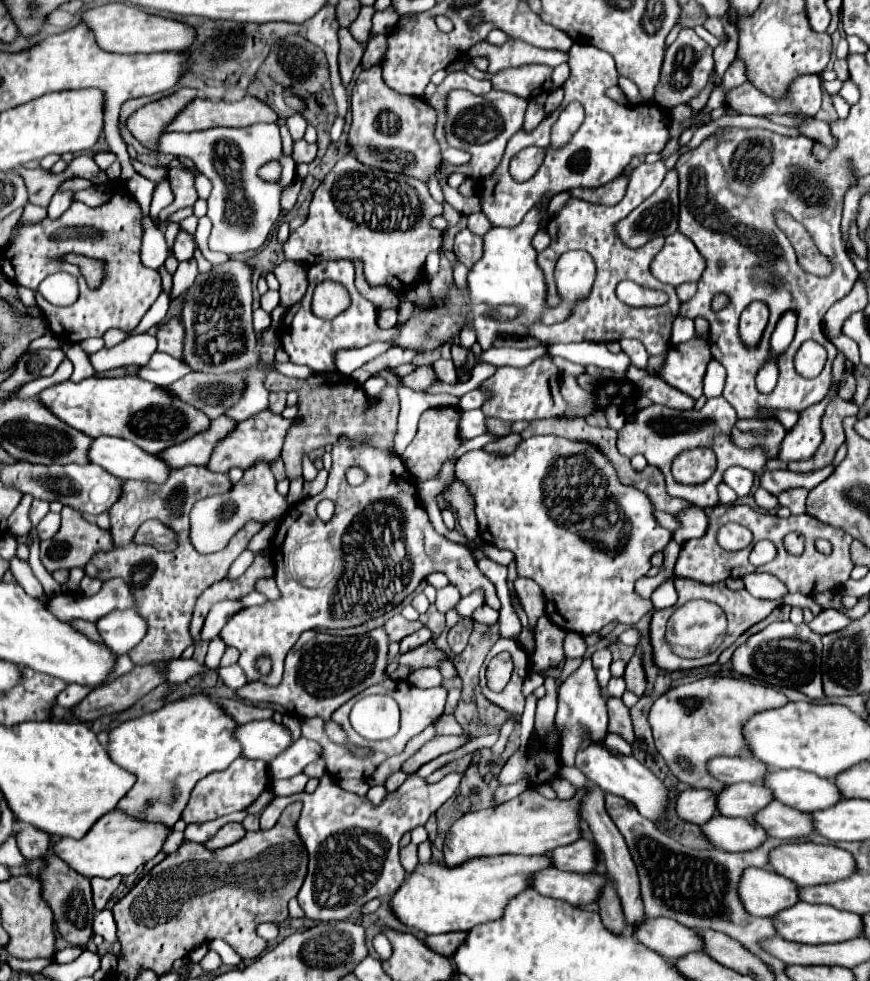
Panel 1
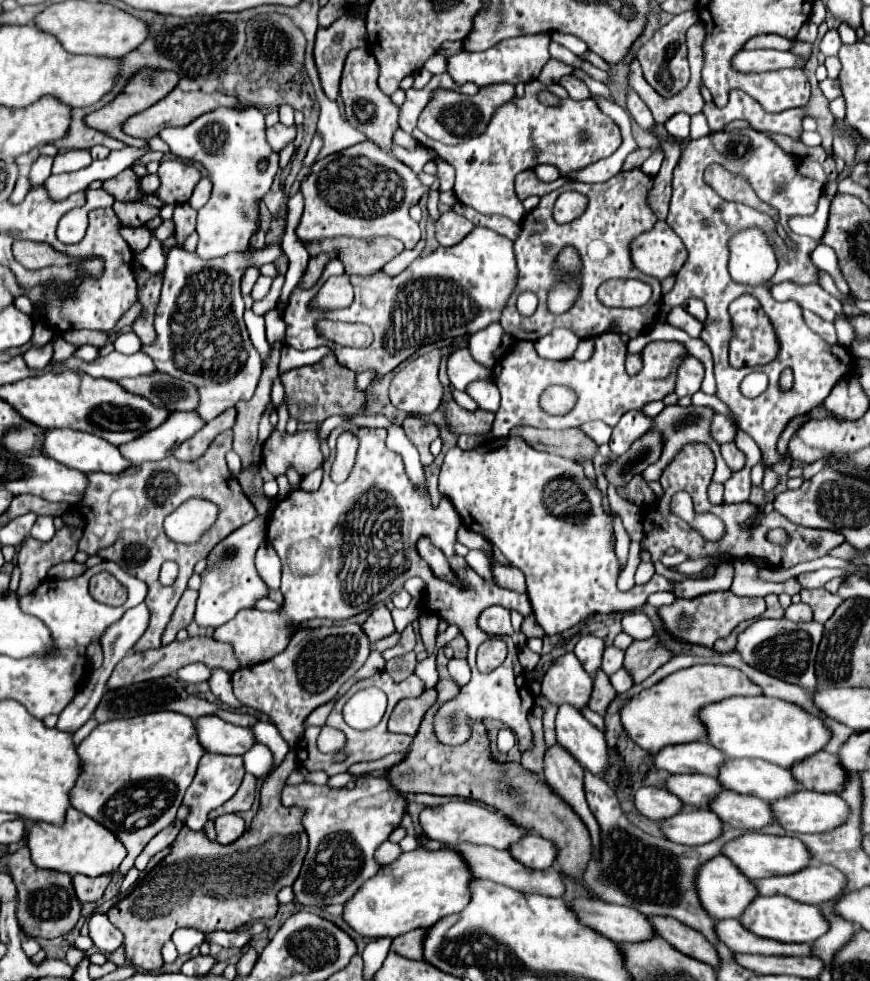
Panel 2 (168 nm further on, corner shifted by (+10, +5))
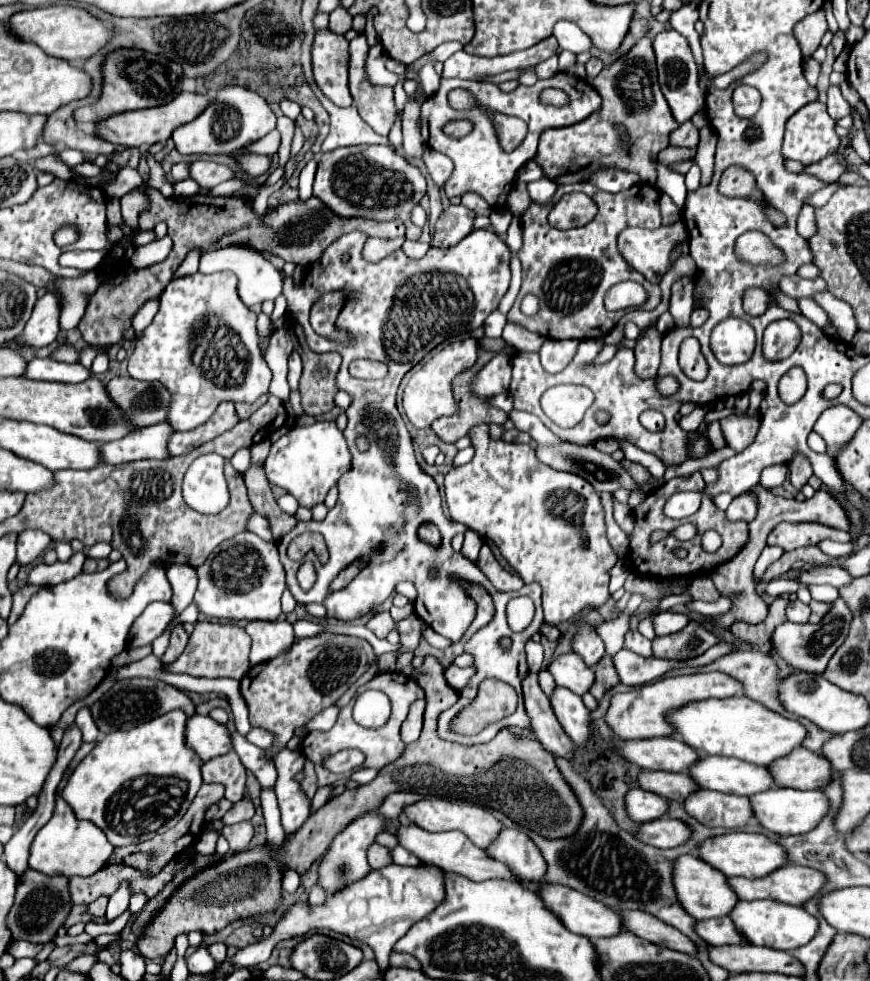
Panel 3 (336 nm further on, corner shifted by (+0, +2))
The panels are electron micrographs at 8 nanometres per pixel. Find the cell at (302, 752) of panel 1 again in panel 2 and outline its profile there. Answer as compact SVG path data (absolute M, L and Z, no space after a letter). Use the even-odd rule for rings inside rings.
M253 745L251 751L247 751L247 755L243 755L243 761L245 761L245 771L255 775L257 779L265 779L267 773L271 773L273 769L273 753L269 751L267 745Z

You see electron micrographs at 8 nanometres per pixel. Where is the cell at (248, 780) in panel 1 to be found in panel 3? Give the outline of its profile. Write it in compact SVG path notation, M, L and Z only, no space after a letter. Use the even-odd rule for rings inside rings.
M227 752L213 760L203 762L201 766L203 782L221 782L225 784L225 798L239 802L245 794L245 766L241 764L235 752Z

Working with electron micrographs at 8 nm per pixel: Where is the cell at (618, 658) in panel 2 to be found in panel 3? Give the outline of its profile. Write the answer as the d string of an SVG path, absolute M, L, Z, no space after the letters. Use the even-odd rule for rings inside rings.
M629 630L625 634L625 648L645 656L645 658L651 658L653 652L651 652L651 640L647 640L643 634L639 634L637 630Z

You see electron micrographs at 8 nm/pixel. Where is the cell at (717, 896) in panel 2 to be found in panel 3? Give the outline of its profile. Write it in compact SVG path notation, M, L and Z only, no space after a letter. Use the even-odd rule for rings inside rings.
M687 854L679 856L673 862L673 888L681 908L689 912L689 916L693 916L695 920L727 916L729 908L737 904L737 896L733 896L733 890L729 888L729 884L725 884L725 876L715 868L711 868L709 864L705 864L703 860L699 860L697 856Z

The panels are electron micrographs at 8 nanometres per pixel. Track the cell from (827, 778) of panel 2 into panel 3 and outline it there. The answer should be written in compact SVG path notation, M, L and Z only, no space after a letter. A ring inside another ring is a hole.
M803 746L793 748L783 758L777 758L769 764L769 772L779 788L797 788L797 790L817 790L831 776L829 762Z

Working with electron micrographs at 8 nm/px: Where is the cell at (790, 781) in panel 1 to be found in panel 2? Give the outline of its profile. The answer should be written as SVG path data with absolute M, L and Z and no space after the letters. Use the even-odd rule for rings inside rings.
M727 759L717 779L731 791L753 795L763 801L777 801L799 791L791 769L761 759Z

